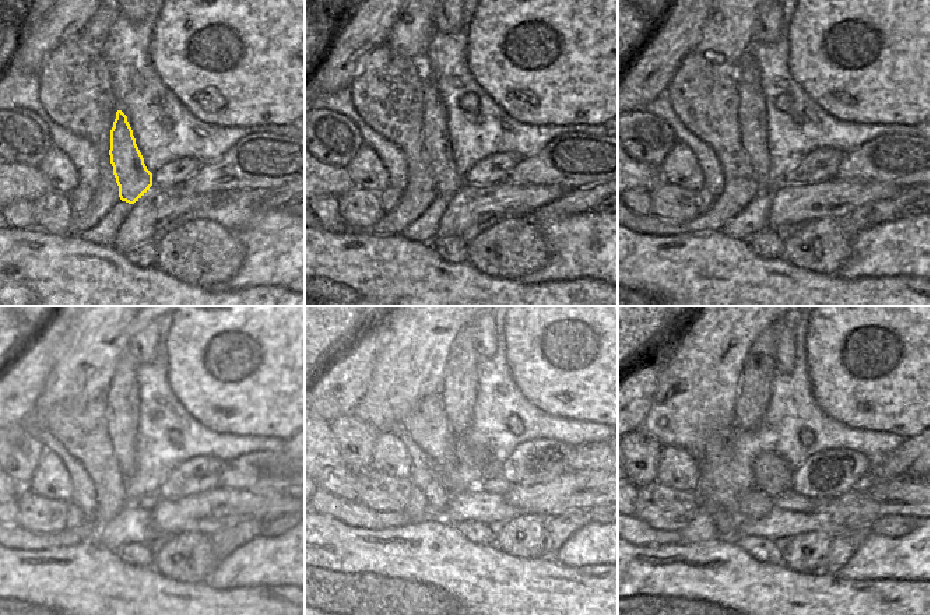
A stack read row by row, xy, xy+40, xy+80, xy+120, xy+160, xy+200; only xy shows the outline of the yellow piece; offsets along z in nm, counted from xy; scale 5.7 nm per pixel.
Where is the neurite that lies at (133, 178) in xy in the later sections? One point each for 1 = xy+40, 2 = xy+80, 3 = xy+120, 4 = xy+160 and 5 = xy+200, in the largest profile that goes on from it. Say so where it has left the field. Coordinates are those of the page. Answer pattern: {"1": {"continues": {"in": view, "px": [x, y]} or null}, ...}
{"1": {"continues": {"in": "xy+40", "px": [448, 181]}}, "2": {"continues": {"in": "xy+80", "px": [752, 115]}}, "3": {"continues": {"in": "xy+120", "px": [122, 399]}}, "4": {"continues": {"in": "xy+160", "px": [438, 406]}}, "5": {"continues": {"in": "xy+200", "px": [759, 369]}}}

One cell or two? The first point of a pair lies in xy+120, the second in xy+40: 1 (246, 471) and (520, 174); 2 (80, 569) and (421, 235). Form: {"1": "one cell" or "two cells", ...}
{"1": "one cell", "2": "two cells"}

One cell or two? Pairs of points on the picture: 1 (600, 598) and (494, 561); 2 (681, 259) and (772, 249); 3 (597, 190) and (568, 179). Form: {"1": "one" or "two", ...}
{"1": "two", "2": "two", "3": "two"}

